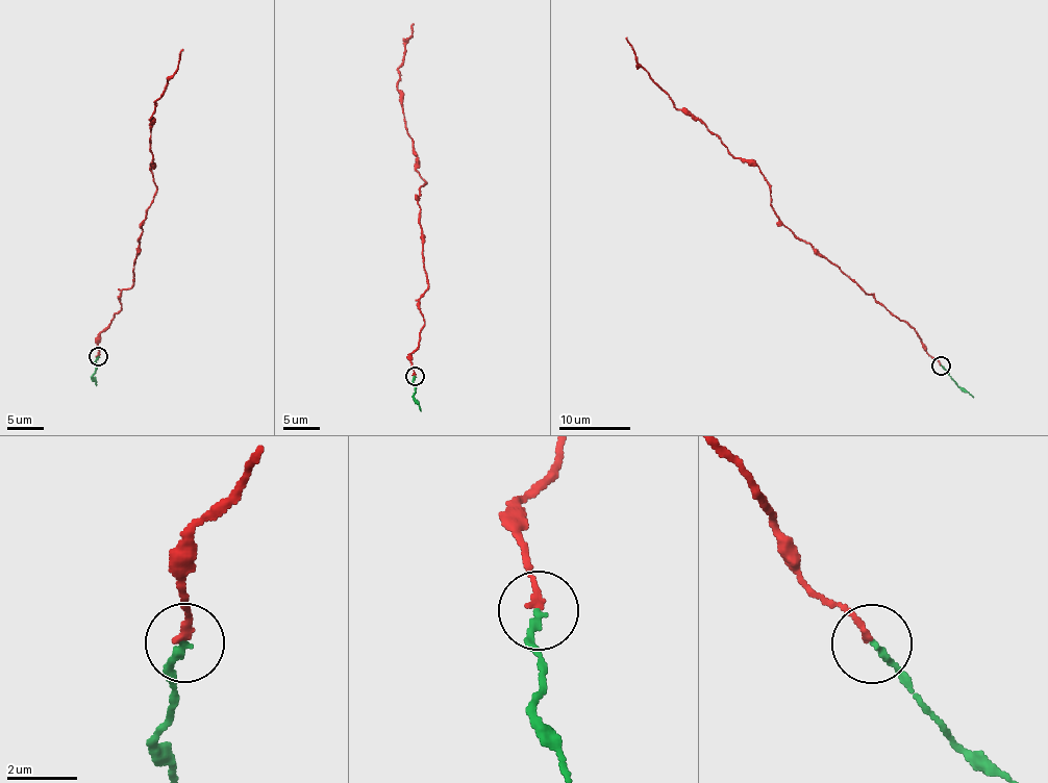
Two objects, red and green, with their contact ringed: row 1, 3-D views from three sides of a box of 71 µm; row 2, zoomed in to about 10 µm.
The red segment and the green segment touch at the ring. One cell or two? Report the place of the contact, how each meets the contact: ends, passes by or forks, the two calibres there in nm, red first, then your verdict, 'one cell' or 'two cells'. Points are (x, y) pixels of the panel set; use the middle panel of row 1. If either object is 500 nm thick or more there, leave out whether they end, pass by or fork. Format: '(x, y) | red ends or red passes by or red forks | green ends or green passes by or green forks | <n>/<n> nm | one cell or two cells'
(415, 376) | red ends | green ends | 190/190 nm | one cell

